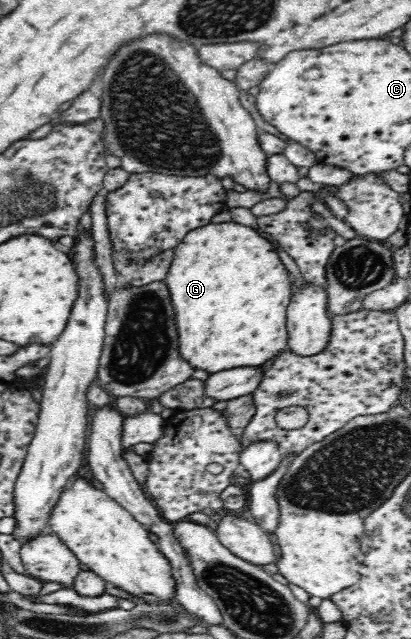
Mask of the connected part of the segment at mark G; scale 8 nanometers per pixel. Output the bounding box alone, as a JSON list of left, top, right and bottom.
[164,221,292,373]

